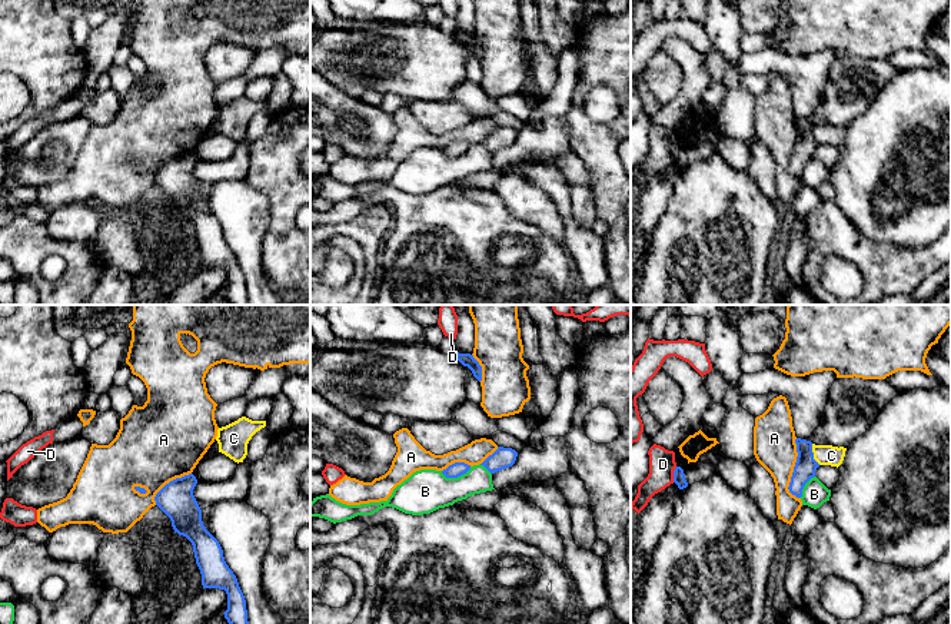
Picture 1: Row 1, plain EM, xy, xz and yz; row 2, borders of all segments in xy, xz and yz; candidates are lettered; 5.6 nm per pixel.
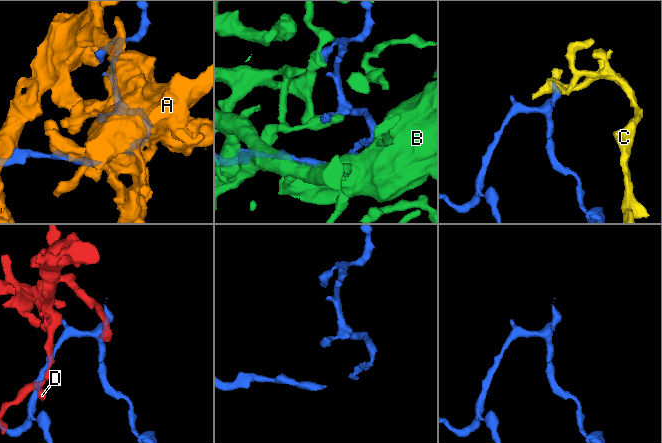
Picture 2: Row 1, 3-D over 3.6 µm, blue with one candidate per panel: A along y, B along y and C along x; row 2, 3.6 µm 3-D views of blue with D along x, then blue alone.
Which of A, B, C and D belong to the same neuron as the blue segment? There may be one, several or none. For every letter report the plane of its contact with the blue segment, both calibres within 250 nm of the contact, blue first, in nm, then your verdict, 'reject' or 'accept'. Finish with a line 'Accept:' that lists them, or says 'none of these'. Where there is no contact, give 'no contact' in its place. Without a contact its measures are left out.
A: contact in yz; calibres 120 and 240 nm; reject
B: contact in xz; calibres 80 and 240 nm; reject
C: contact in yz; calibres 120 and 110 nm; reject
D: contact in yz; calibres 70 and 150 nm; reject
Accept: none of these

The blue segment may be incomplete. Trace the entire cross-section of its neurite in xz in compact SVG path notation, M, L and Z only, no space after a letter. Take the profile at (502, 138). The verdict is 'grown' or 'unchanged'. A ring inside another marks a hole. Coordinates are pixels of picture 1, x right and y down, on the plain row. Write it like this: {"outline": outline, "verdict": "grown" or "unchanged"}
{"outline": "M498 126L498 129L489 135L481 145L483 145L491 153L509 147L515 143L518 132L512 127Z", "verdict": "unchanged"}

